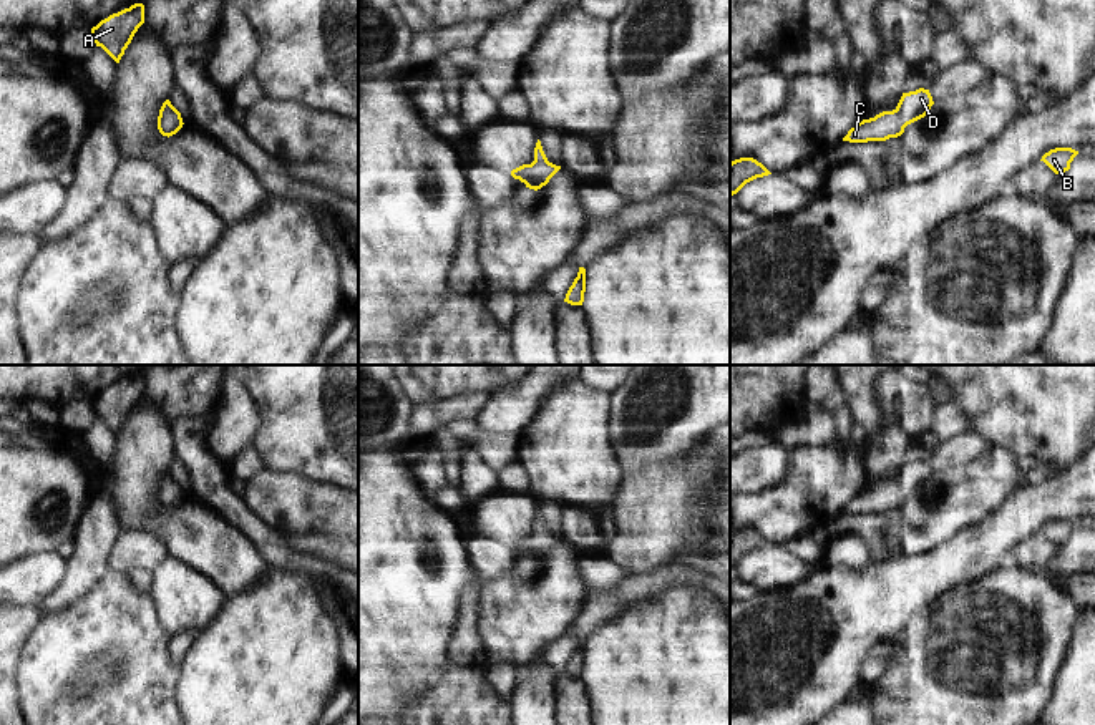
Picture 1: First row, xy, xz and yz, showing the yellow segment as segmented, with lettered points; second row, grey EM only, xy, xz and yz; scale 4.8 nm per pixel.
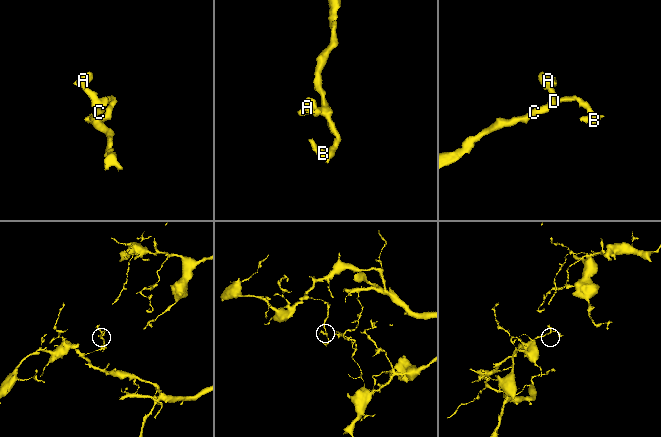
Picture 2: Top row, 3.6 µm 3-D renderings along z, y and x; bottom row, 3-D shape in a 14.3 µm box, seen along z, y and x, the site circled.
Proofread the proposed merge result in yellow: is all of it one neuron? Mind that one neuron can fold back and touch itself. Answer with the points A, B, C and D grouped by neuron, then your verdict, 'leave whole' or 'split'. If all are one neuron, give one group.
A B C D; leave whole

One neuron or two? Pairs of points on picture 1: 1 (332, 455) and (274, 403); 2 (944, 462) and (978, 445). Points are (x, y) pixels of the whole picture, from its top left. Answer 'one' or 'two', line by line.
1: one
2: one

